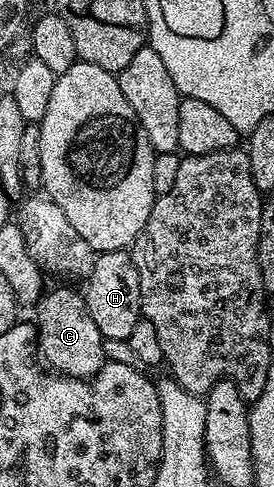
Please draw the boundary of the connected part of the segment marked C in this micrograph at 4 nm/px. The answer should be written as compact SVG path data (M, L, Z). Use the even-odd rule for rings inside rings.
M57 287L54 291L49 289L42 294L35 310L39 355L44 366L56 374L69 375L73 379L94 378L97 370L107 361L107 356L105 340L99 329L95 329L95 321L91 321L84 294L80 290L72 291L69 287Z

